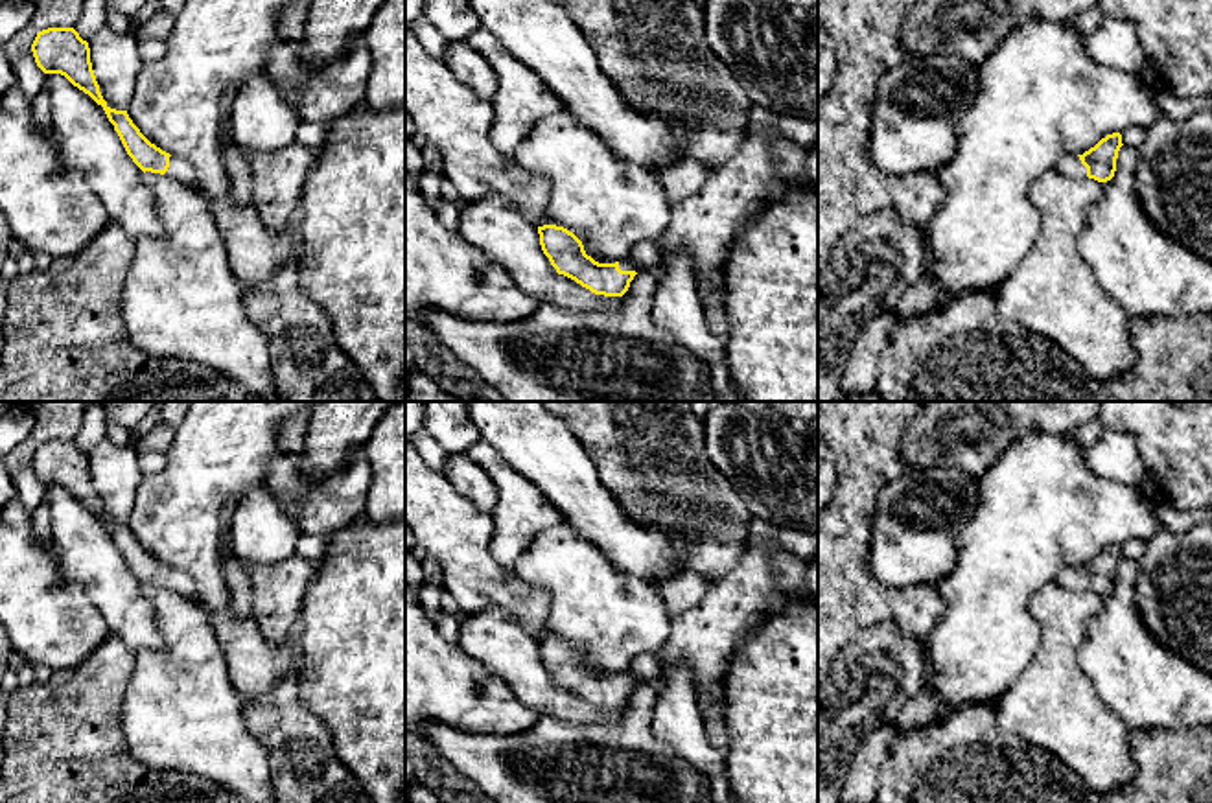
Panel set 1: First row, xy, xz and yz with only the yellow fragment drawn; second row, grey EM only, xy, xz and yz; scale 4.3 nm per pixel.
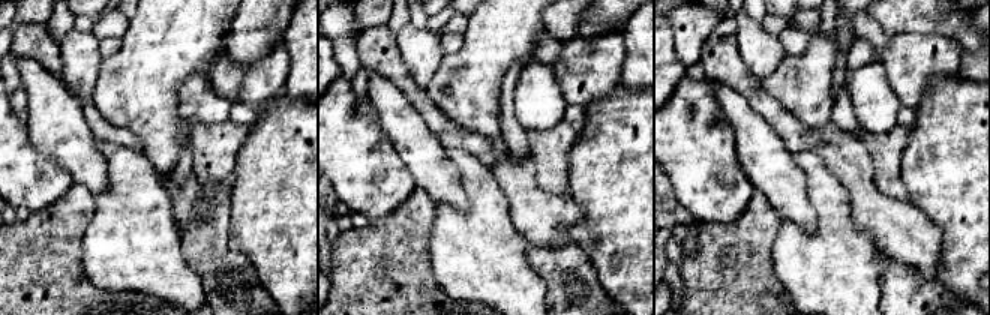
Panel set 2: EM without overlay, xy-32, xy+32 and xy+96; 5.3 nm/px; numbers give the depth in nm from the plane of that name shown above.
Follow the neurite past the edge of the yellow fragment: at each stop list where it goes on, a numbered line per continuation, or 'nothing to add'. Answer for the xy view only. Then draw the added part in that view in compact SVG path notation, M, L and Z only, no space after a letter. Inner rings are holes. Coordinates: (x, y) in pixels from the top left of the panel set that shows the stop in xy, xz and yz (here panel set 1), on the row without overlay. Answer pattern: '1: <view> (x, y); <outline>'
1: xy (179, 581); M177 567L169 569L169 580L164 588L173 589L181 593L182 597L199 604L199 591L197 591L195 580L188 573Z

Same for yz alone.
1: yz (1071, 579); M1063 567L1055 576L1055 582L1068 591L1087 591L1087 580L1078 567Z

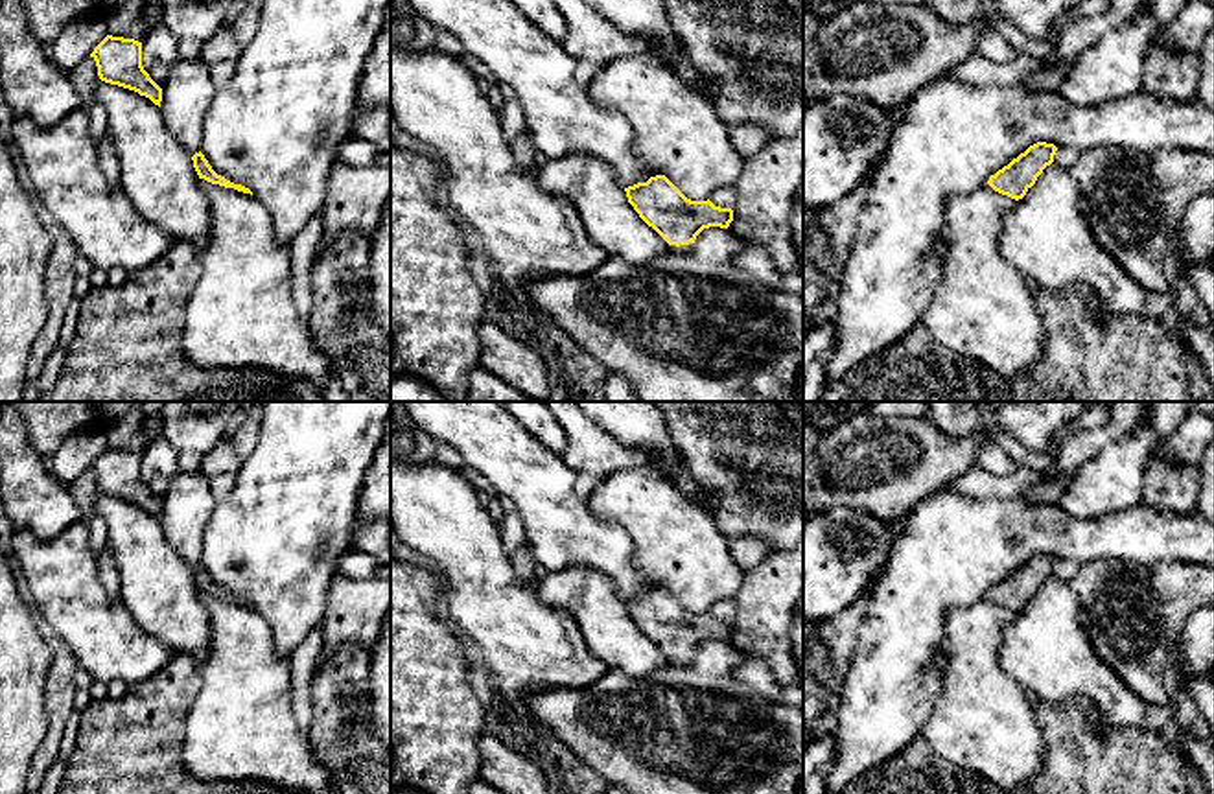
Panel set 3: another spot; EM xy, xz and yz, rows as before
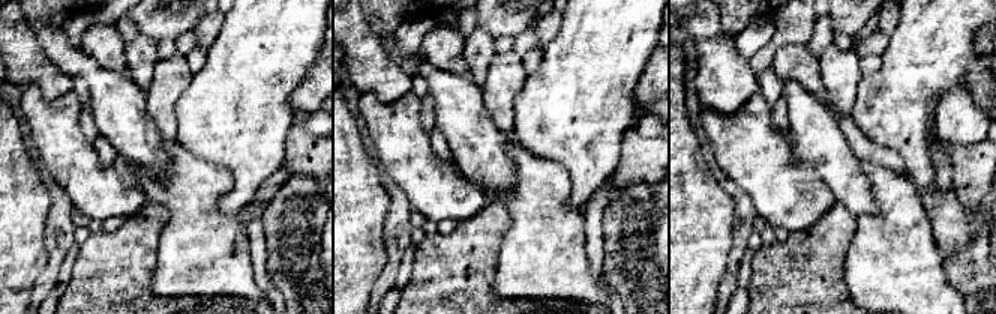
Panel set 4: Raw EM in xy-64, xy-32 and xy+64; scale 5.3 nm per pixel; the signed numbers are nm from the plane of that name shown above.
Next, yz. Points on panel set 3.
nothing to add

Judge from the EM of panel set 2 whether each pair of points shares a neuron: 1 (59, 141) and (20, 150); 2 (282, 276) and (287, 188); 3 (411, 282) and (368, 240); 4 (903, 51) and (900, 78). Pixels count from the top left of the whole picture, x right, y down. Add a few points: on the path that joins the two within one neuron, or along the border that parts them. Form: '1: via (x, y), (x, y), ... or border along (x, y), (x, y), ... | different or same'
1: border along (26, 122), (30, 143), (63, 168) | different
2: via (287, 254), (287, 210) | same
3: via (401, 273), (378, 251) | same
4: via (902, 57), (902, 72) | same

